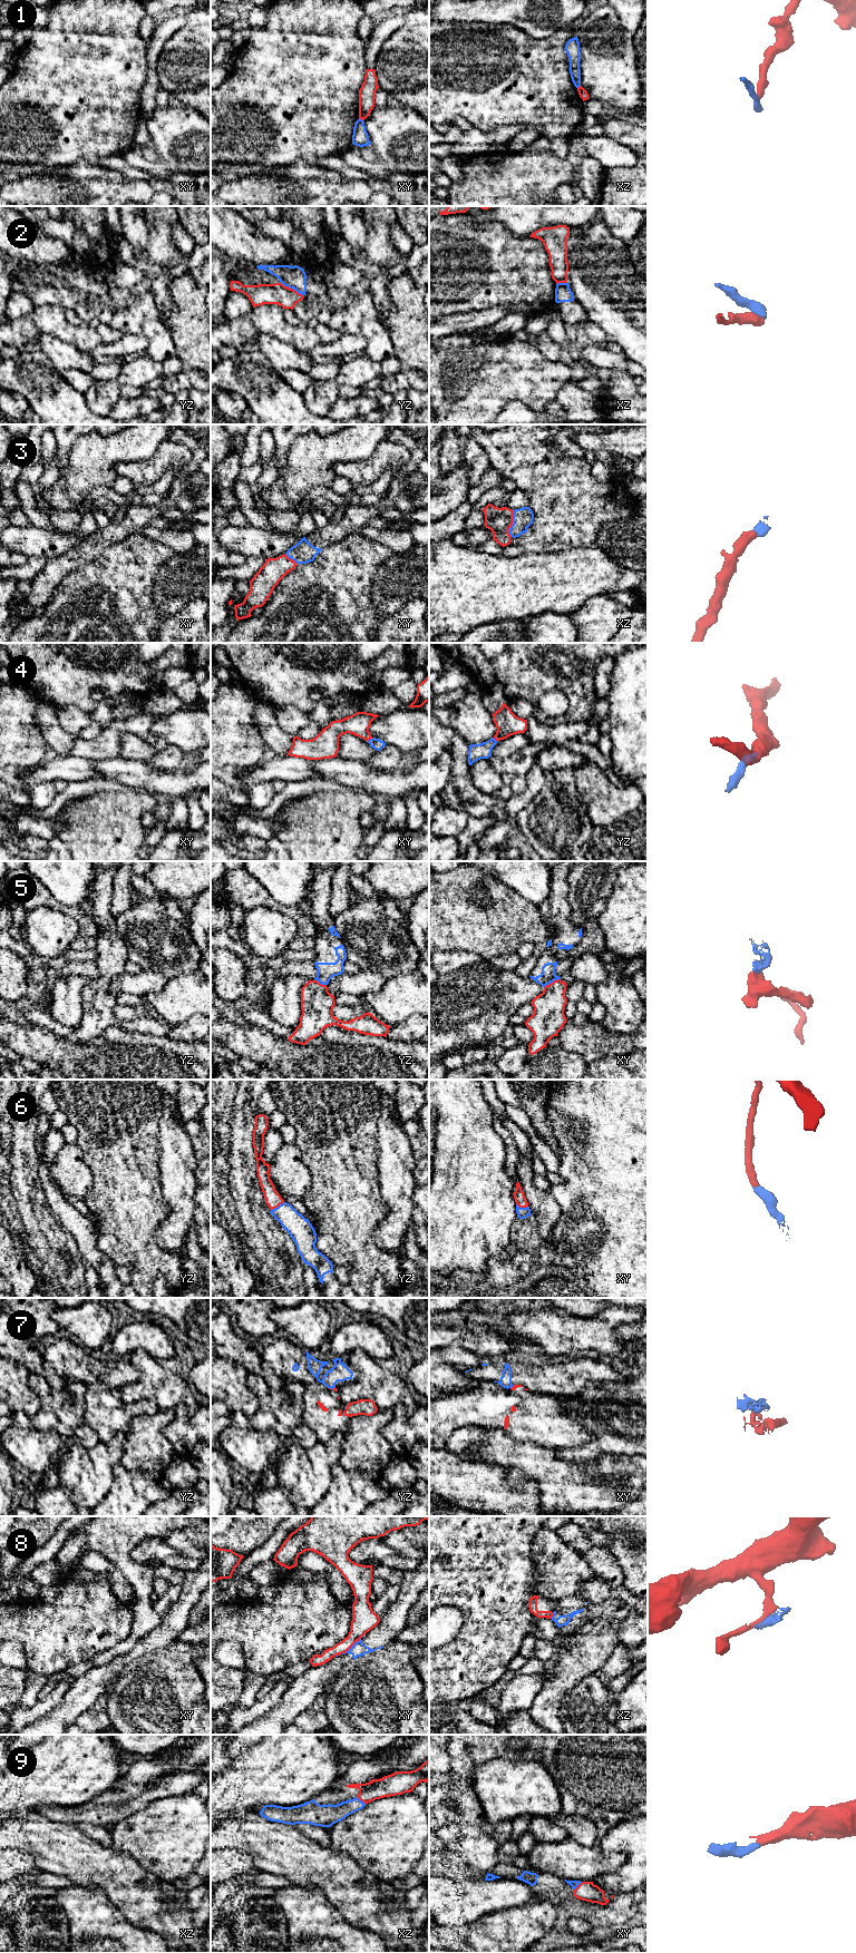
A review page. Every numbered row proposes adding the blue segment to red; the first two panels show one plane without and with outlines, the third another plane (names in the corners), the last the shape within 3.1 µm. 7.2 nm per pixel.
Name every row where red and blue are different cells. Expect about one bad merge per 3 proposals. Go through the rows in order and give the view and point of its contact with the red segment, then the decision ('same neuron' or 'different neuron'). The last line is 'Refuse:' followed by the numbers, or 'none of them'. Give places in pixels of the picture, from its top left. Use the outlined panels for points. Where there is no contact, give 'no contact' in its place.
1: meets red in xy at (361, 118); different neuron
2: meets red in yz at (292, 289); different neuron
3: meets red in xz at (512, 524); same neuron
4: meets red in xy at (369, 739); same neuron
5: meets red in xy at (551, 983); same neuron
6: meets red in yz at (276, 1207); same neuron
7: meets red in yz at (333, 1388); different neuron
8: meets red in xy at (351, 1646); different neuron
9: meets red in xz at (361, 1800); same neuron
Refuse: 1, 2, 7, 8

